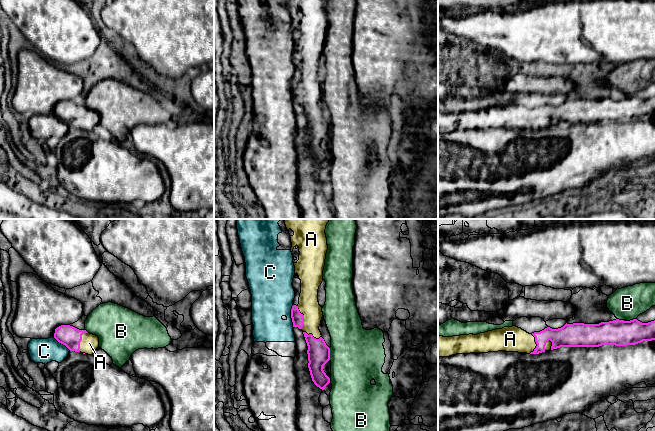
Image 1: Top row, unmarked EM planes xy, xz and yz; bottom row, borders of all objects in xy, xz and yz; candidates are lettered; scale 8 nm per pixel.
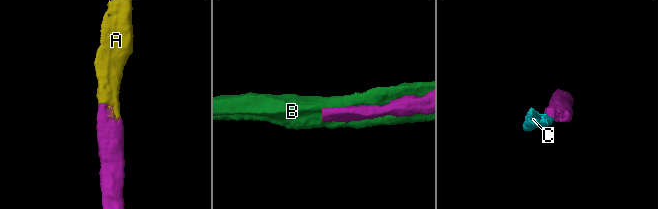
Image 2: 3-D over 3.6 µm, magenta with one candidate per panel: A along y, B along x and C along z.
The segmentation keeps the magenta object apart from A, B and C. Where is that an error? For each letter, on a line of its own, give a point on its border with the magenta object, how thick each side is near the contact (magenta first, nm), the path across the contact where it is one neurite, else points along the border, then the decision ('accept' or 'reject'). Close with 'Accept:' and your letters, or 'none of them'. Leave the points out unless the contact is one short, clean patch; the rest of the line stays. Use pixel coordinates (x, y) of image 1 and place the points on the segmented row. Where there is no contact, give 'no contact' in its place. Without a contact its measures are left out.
A: xz (303, 317) | 100/160 nm | accept
B: xz (329, 354) | 180/440 nm | reject
C: xz (291, 316) | 100/340 nm | along xz (292, 305), (291, 321), (293, 327) | reject
Accept: A

